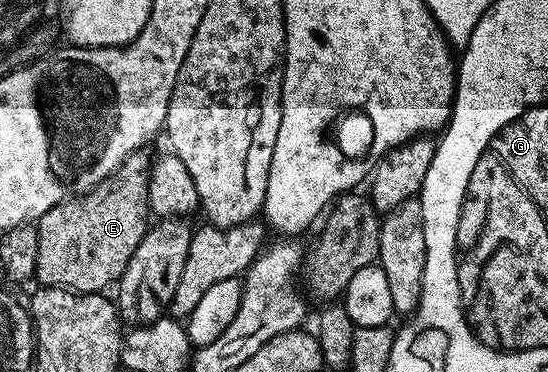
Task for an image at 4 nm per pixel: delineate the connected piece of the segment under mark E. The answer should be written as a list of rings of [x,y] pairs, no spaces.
[[[146,148],[132,151],[124,160],[124,164],[120,164],[118,171],[112,177],[103,180],[89,197],[67,198],[65,202],[56,204],[48,212],[44,212],[44,216],[38,219],[38,243],[33,277],[38,280],[39,287],[72,290],[75,294],[97,294],[105,291],[105,286],[113,287],[117,283],[132,261],[132,252],[136,252],[140,240],[144,240],[147,230],[152,225],[148,200],[152,154],[148,151]]]

